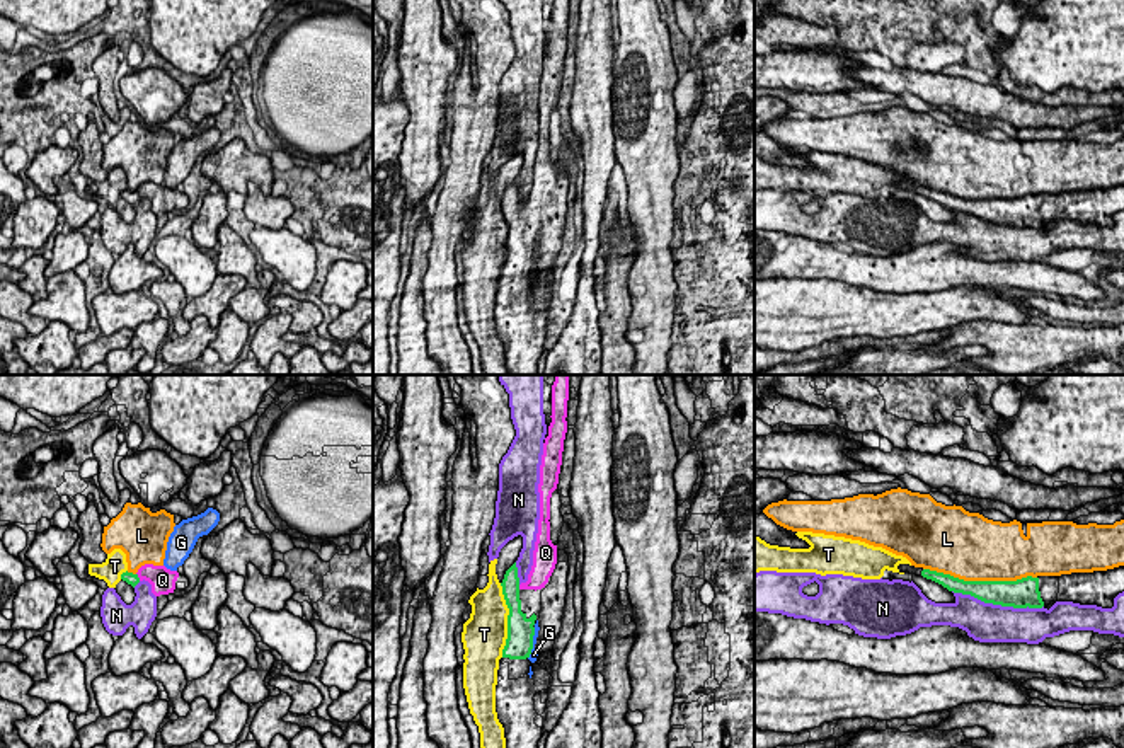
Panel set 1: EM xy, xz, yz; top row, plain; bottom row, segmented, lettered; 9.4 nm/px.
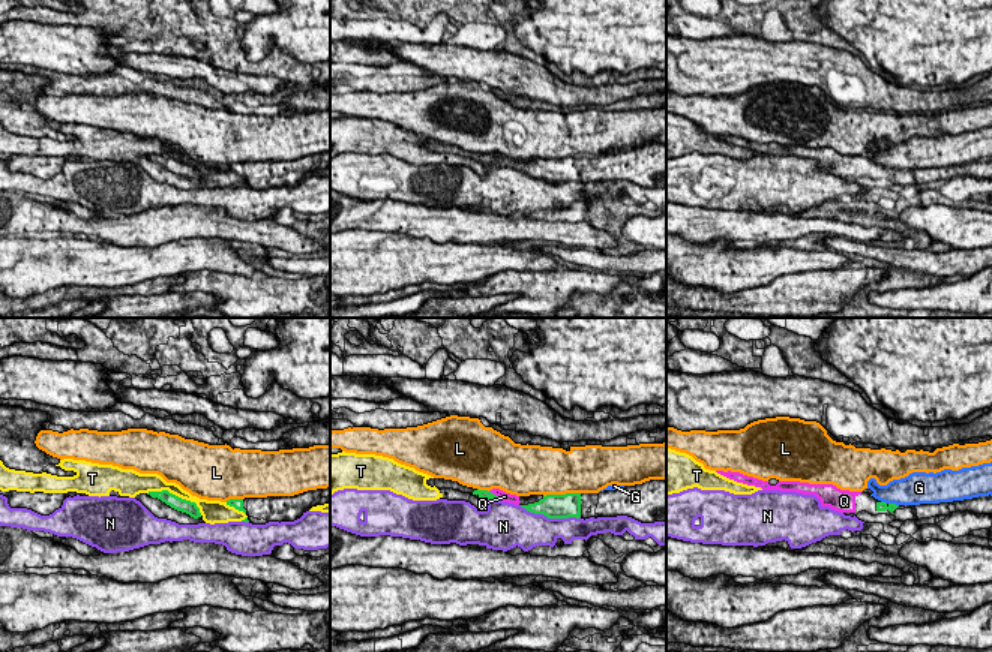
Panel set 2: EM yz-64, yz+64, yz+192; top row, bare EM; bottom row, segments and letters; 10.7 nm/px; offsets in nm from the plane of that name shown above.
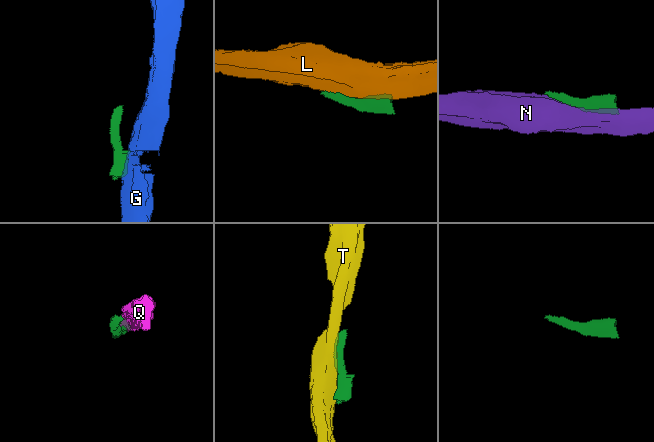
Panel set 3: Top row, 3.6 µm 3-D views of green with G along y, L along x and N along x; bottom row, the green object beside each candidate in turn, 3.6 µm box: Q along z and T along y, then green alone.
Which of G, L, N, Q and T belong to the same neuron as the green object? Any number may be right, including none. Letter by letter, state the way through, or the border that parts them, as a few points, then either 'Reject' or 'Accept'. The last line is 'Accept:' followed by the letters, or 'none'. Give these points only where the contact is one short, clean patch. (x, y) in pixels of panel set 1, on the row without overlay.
G: Boundary: xz (535, 246), (528, 276). Reject
L: Reject
N: Reject
Q: Path across: xy (130, 196), (137, 195), (159, 195), (162, 198). Accept
T: Reject
Accept: Q

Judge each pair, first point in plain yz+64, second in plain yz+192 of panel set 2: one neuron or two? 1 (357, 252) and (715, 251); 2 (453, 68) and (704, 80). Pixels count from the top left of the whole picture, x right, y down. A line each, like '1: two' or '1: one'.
1: one
2: one

